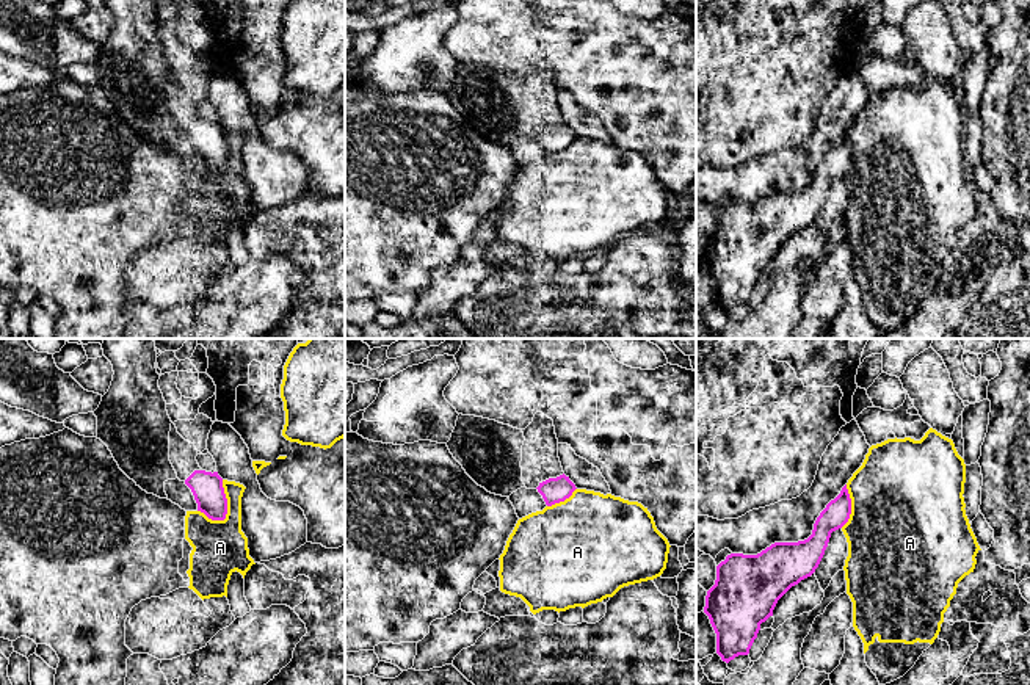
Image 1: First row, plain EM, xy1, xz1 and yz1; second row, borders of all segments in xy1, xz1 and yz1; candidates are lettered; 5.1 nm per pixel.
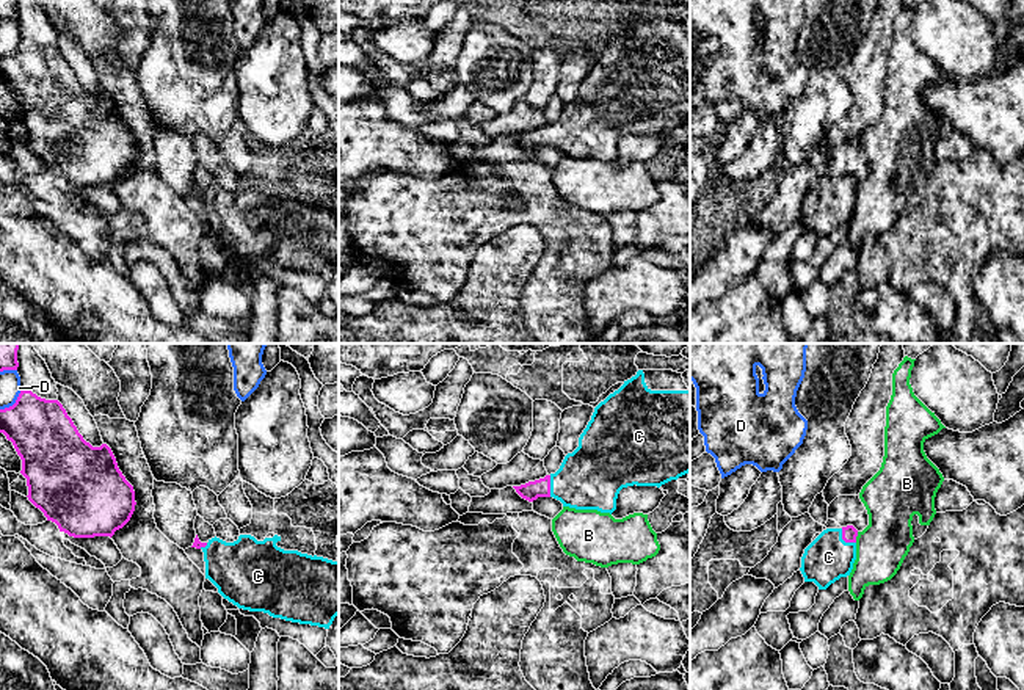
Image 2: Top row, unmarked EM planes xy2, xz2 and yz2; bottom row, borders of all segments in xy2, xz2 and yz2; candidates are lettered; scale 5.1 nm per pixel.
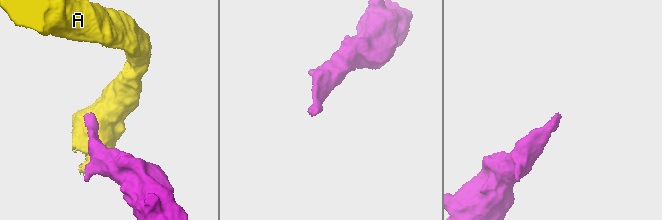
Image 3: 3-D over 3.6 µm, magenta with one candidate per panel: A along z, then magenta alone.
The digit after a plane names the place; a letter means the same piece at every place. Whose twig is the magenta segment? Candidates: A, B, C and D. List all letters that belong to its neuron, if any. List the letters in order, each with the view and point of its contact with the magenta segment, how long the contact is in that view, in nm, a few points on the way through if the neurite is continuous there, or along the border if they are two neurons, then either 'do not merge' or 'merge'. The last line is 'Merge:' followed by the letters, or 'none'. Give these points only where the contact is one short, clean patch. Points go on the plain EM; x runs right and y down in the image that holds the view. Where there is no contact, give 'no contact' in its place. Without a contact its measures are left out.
A: xy1 (226, 154) | 220 nm | do not merge
B: yz2 (856, 184) | 60 nm | do not merge
C: yz2 (844, 188) | 110 nm | across yz2 (849, 182), (844, 188), (828, 206) | merge
D: xy2 (14, 52) | 160 nm | do not merge
Merge: C

